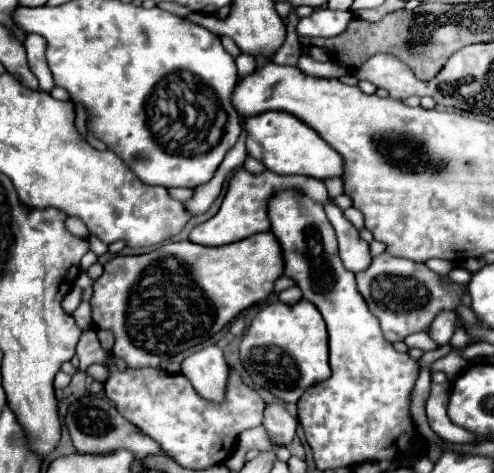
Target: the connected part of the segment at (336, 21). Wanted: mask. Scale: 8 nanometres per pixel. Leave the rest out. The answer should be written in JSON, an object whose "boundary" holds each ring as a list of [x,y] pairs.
{"boundary":[[[328,8],[315,9],[310,16],[301,18],[296,32],[299,37],[334,37],[346,32],[352,12],[338,12]]]}

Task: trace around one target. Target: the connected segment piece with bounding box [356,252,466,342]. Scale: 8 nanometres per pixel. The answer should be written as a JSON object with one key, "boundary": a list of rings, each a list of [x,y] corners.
{"boundary":[[[388,252],[376,256],[368,270],[358,272],[356,282],[370,312],[380,320],[384,338],[388,342],[404,340],[414,332],[422,332],[432,324],[434,316],[440,310],[454,310],[456,304],[460,302],[460,294],[466,290],[466,286],[460,284],[444,286],[440,284],[438,276],[432,270],[428,270],[426,264],[412,262],[406,258],[394,258]]]}

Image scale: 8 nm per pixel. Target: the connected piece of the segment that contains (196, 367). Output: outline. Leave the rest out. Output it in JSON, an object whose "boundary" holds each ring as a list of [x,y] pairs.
{"boundary":[[[208,346],[194,352],[182,362],[182,374],[190,380],[198,396],[210,402],[224,402],[230,368],[222,356],[222,350]]]}

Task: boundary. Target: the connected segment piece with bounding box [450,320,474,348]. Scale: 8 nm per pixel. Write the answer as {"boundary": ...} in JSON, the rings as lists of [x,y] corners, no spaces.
{"boundary":[[[460,320],[456,322],[456,334],[452,336],[452,340],[450,340],[450,342],[452,342],[452,346],[454,346],[454,348],[464,348],[466,344],[474,342],[474,340],[470,340],[470,336],[464,332],[464,328],[462,328],[462,322],[460,322]]]}

